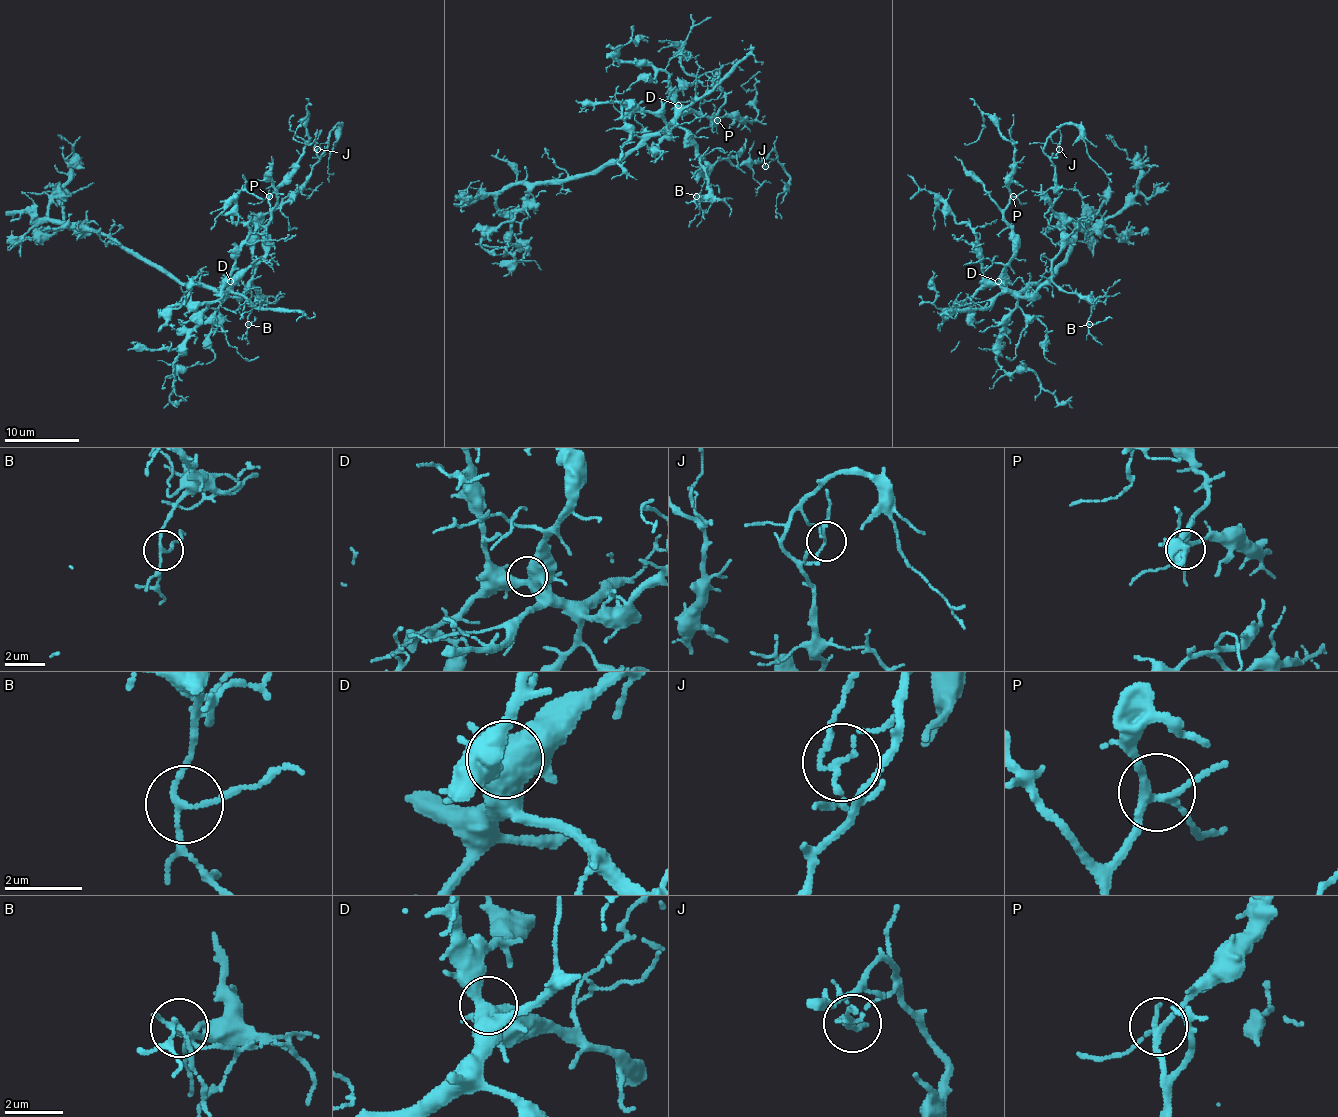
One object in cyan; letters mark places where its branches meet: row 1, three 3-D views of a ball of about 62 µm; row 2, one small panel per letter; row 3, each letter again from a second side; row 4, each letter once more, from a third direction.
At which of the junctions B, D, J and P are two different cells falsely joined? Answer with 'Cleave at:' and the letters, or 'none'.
Cleave at: none

